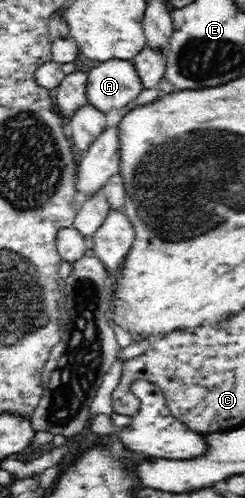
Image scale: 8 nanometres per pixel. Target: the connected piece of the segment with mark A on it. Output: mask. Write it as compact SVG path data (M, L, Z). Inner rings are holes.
M112 59L87 72L85 89L88 102L107 113L135 102L143 86L131 61Z

